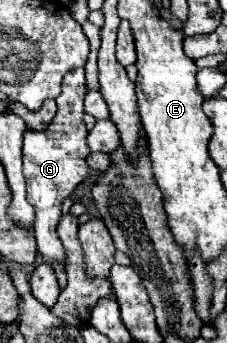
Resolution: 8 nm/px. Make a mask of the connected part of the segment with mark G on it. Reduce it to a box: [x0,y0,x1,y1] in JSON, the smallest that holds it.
[24,67,90,263]

